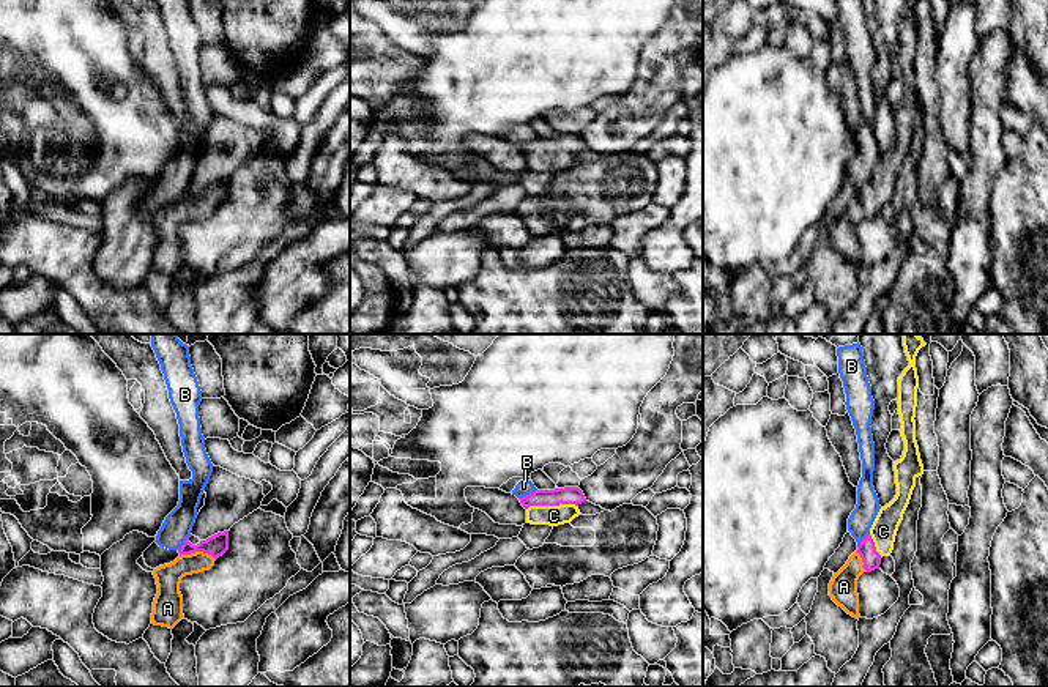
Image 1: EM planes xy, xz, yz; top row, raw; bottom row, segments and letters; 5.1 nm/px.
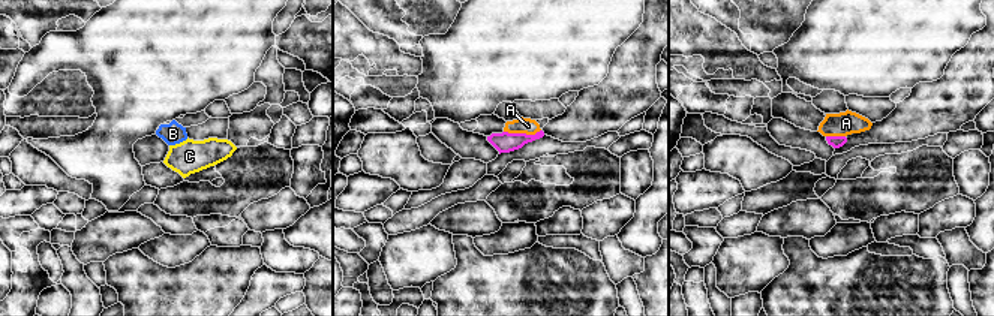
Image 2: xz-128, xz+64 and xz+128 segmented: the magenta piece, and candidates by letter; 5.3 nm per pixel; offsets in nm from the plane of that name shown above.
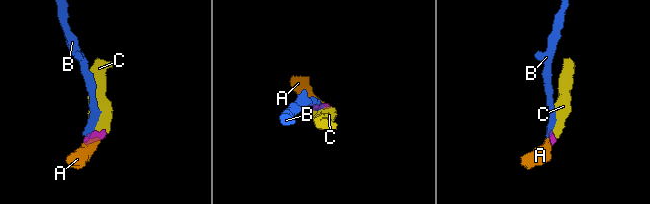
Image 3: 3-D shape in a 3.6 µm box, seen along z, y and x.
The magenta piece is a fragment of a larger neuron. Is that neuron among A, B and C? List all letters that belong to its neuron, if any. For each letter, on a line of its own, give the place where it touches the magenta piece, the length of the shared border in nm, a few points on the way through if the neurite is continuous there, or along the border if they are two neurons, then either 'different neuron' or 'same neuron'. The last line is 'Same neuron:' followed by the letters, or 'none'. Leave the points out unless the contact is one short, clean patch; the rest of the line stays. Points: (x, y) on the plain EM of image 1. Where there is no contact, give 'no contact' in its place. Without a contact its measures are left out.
A: xy (197, 197) | 190 nm | across xy (216, 193), (210, 197), (197, 197), (167, 224) | same neuron
B: xz (527, 142) | 110 nm | along xz (536, 136), (519, 145) | different neuron
C: xz (552, 152) | 260 nm | across xz (569, 142), (560, 152), (552, 152), (553, 163) | same neuron
Same neuron: A, C

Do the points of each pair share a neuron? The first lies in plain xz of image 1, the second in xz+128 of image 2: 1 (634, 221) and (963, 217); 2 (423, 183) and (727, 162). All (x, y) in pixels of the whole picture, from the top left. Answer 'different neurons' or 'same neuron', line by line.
1: same neuron
2: same neuron

